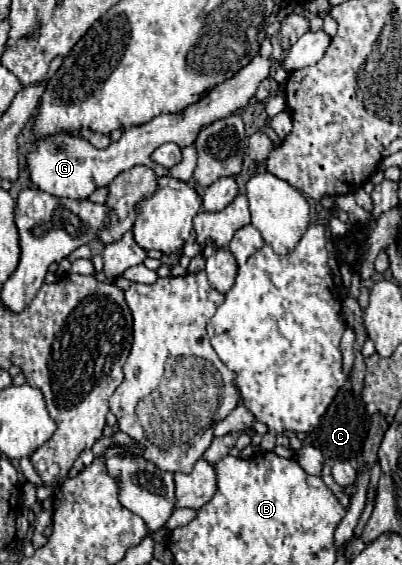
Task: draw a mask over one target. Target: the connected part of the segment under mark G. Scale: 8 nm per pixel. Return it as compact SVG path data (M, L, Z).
M258 54L256 58L252 58L252 62L248 66L244 66L244 70L236 72L230 80L224 80L222 84L212 88L206 96L202 96L196 104L188 106L182 114L160 114L142 126L126 128L122 132L122 138L118 142L112 142L104 150L94 148L82 136L76 136L70 132L42 136L36 140L34 150L30 150L26 154L26 168L28 168L30 180L36 188L40 188L56 198L86 200L96 188L108 186L120 172L130 170L136 164L144 164L144 166L152 168L158 177L167 176L168 169L154 164L150 160L150 154L164 142L174 142L180 148L184 148L196 140L196 134L204 126L208 126L220 118L226 118L240 108L246 108L248 100L256 94L258 84L270 76L270 68L272 68L272 62Z

